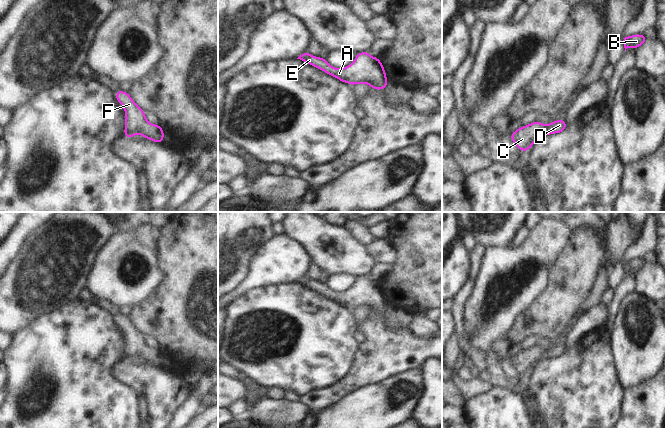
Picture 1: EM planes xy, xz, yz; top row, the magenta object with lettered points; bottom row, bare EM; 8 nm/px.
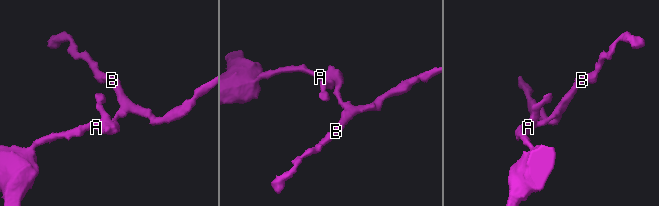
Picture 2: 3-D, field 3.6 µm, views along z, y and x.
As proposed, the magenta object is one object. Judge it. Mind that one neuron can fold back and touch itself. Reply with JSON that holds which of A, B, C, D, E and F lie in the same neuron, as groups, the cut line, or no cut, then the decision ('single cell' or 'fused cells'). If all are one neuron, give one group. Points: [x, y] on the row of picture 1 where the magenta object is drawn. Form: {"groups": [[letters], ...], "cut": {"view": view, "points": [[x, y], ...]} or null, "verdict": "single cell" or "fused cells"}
{"groups": [["A", "B", "C", "D", "E", "F"]], "cut": null, "verdict": "single cell"}

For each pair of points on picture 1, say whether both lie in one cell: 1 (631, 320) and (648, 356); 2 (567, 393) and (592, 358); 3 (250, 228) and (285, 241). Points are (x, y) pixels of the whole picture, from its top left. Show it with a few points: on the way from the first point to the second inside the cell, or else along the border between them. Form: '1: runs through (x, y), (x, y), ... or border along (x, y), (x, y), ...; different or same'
1: runs through (626, 330), (629, 340), (638, 348); same
2: runs through (576, 384), (588, 372), (590, 367); same
3: border along (275, 236), (256, 253); different

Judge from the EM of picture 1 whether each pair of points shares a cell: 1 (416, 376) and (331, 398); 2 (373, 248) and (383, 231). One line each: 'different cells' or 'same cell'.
1: different cells
2: different cells

